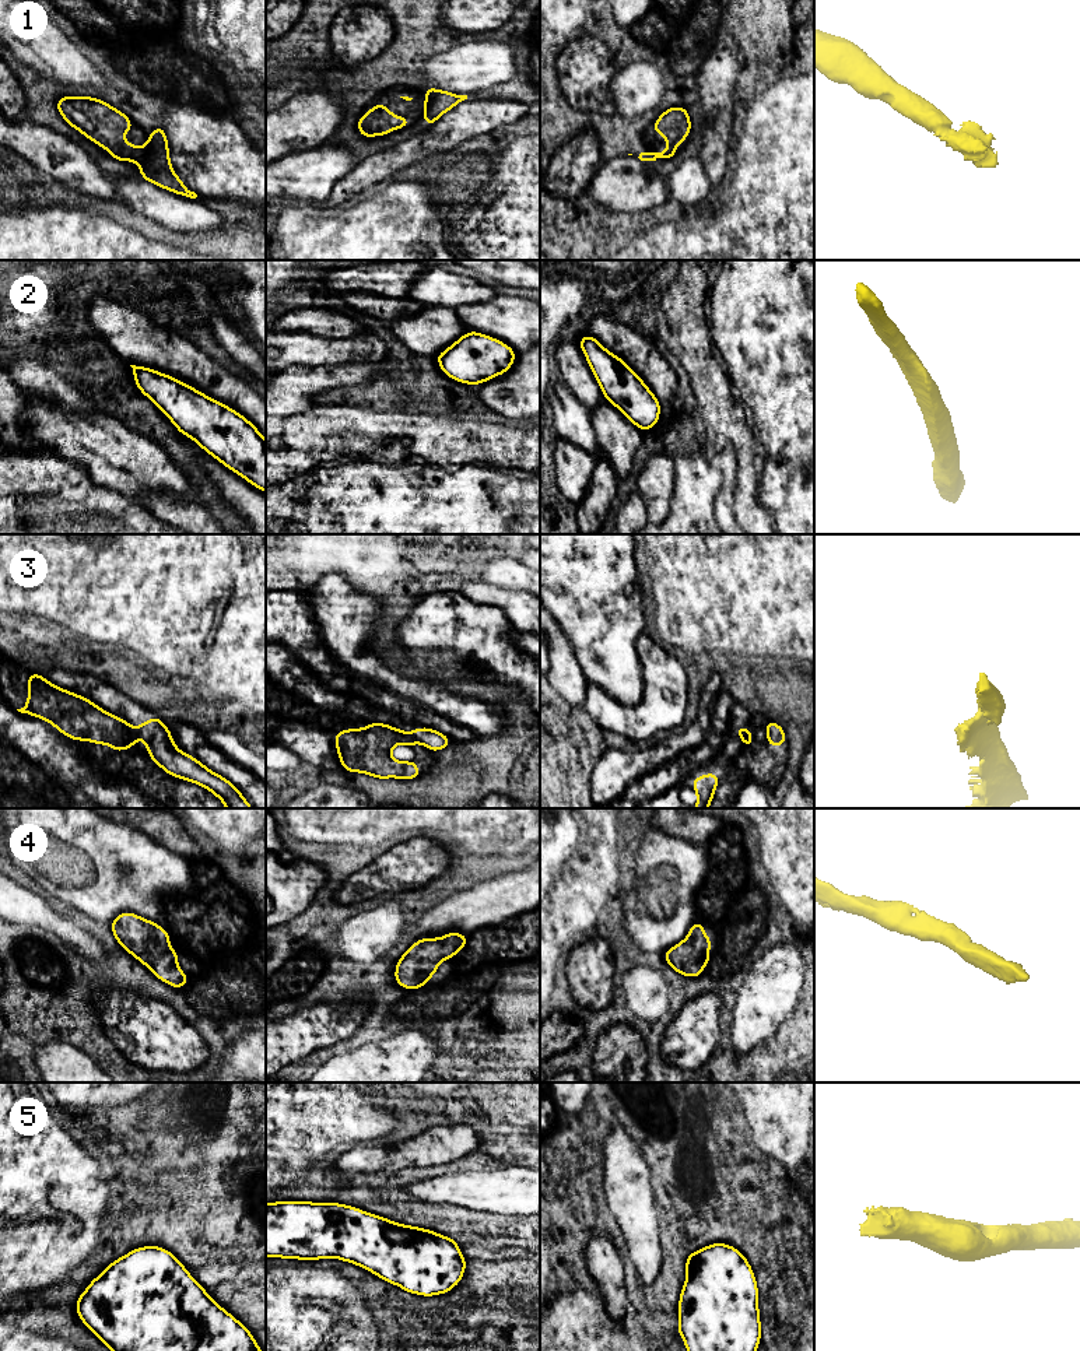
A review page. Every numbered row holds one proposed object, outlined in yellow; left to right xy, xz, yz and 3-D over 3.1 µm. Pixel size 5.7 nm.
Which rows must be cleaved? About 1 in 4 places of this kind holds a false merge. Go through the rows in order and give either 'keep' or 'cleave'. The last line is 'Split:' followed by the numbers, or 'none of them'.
1: keep
2: keep
3: keep
4: keep
5: keep
Split: none of them

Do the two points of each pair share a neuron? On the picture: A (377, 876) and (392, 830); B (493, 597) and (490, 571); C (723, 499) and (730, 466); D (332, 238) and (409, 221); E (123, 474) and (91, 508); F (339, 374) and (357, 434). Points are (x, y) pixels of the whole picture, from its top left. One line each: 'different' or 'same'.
A: different
B: different
C: same
D: same
E: different
F: different

